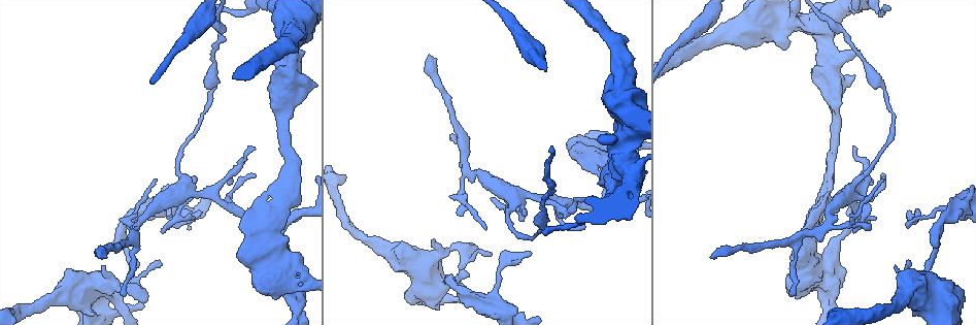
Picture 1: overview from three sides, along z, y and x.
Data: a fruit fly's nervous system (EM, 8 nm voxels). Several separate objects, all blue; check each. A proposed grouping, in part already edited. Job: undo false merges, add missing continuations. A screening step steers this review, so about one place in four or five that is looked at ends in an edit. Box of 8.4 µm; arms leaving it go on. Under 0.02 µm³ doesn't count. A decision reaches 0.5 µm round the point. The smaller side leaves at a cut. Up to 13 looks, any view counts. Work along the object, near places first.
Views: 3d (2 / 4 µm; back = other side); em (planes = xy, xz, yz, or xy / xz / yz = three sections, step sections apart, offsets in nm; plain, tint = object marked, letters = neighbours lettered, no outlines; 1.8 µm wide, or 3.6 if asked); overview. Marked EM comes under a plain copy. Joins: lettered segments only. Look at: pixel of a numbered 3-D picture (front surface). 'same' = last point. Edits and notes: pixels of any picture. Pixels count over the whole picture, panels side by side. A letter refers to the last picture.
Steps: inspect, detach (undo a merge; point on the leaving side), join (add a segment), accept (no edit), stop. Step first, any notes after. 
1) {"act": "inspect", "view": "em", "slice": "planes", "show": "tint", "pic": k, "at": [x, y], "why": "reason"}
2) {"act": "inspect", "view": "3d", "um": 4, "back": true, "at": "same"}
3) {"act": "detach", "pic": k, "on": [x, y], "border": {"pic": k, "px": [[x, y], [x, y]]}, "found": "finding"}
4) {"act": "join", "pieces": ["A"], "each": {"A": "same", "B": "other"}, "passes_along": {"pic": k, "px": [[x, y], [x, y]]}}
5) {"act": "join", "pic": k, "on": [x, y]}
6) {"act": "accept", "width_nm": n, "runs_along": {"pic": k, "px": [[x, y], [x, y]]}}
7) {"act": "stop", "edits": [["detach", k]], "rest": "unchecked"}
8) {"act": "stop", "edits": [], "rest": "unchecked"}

{"act": "inspect", "view": "3d", "um": 2, "back": true, "pic": 1, "at": [812, 22], "why": "four arms meet"}

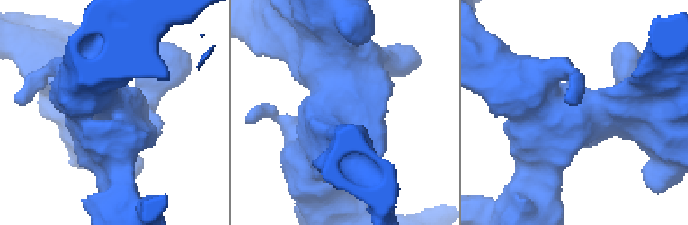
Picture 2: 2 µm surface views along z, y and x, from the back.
{"act": "inspect", "view": "em", "um": 3.6, "slice": "planes", "show": "letters", "pic": 2, "at": [347, 111]}

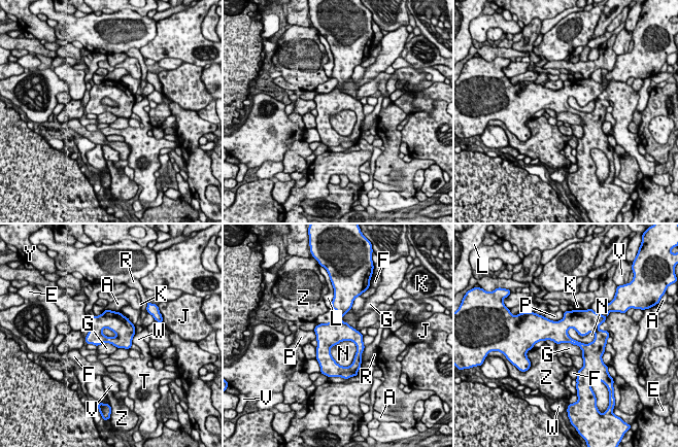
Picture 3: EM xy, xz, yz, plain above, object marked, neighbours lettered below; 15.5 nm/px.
{"act": "accept", "width_nm": 260, "each": {"A": "other", "E": "other", "F": "other", "G": "other", "J": "other", "K": "other", "L": "other", "N": "other", "P": "other", "R": "other", "T": "other", "V": "other", "W": "other", "Y": "other", "Z": "other"}, "border": {"pic": 3, "px": [[357, 345], [340, 341], [329, 349]]}, "found": "one neuron here"}

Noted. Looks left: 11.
{"act": "inspect", "view": "em", "slice": "planes", "show": "letters", "pic": 1, "at": [136, 226], "why": "side arm on a straight run"}

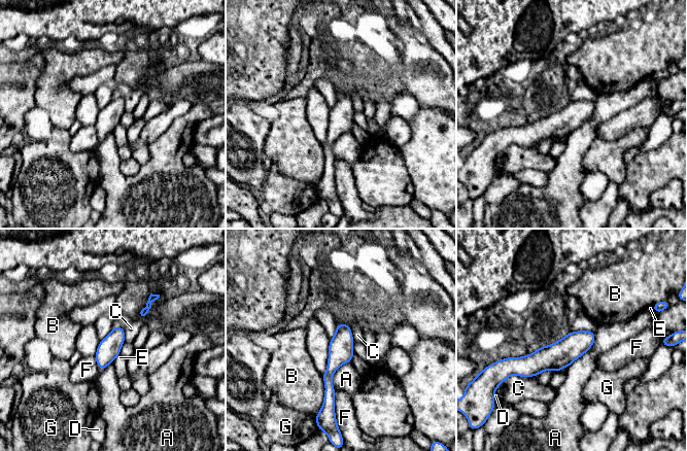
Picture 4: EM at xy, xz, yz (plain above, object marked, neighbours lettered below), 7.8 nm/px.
{"act": "accept", "width_nm": 180, "each": {"A": "other", "B": "other", "C": "other", "D": "other", "E": "other", "F": "other", "G": "other"}, "runs_along": {"pic": 4, "px": [[592, 334], [556, 356], [512, 359]]}, "found": "all the same neuron"}

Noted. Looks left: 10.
{"act": "inspect", "view": "em", "slice": "planes", "show": "tint", "pic": 1, "at": [934, 229], "why": "abrupt turn"}

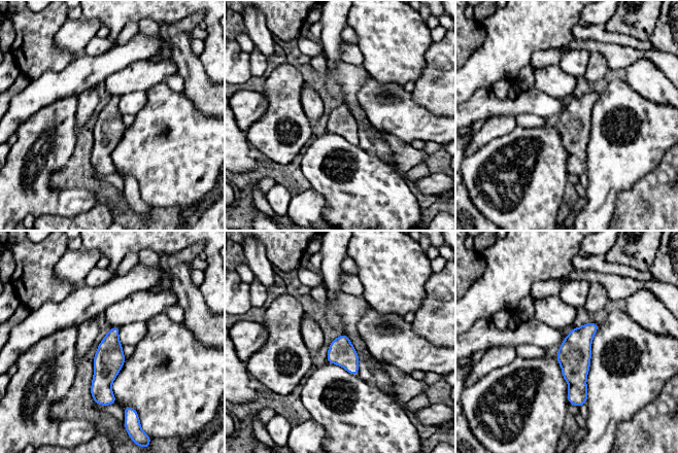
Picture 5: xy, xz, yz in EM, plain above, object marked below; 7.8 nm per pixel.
{"act": "inspect", "view": "em", "slice": "planes", "show": "letters", "at": "same"}

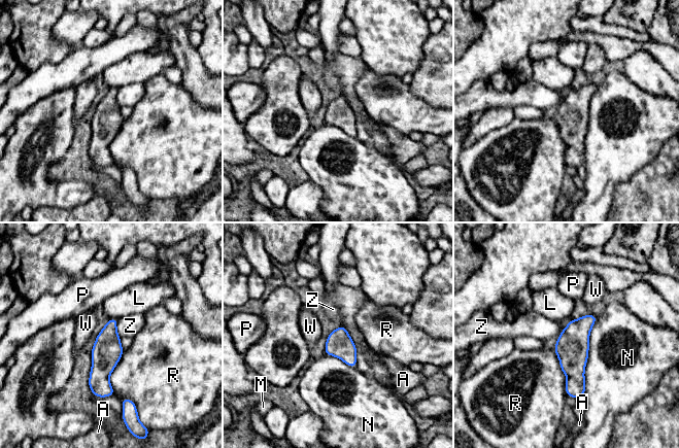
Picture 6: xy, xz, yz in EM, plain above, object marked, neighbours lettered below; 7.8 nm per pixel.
{"act": "accept", "each": {"A": "other", "L": "other", "M": "other", "N": "other", "P": "other", "R": "other", "W": "other", "Z": "other"}, "found": "continuous, no second neuron"}

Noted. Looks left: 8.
{"act": "inspect", "view": "em", "um": 3.6, "slice": "planes", "show": "tint", "pic": 1, "at": [818, 268], "why": "closes a loop"}

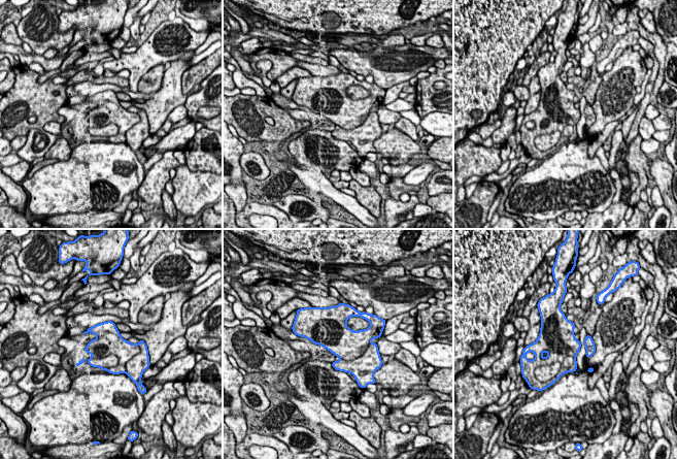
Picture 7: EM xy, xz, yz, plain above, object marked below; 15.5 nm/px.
{"act": "inspect", "view": "em", "um": 3.6, "slice": "planes", "show": "letters", "at": "same", "why": "what lies round it"}

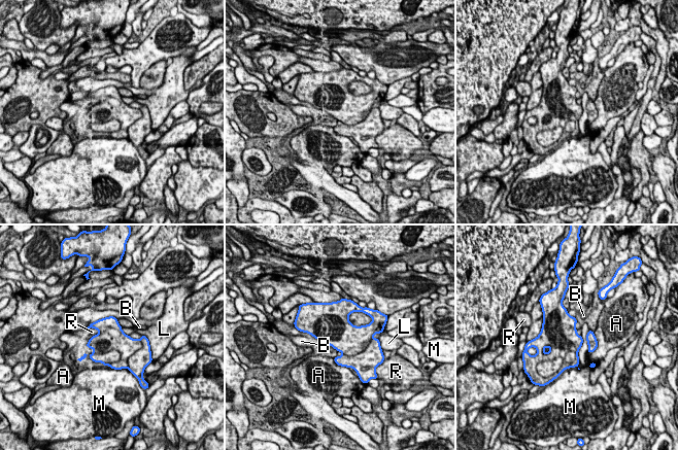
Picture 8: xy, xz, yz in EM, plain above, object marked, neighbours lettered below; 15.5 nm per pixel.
{"act": "detach", "pic": 8, "on": [110, 356], "each": {"A": "other", "B": "other", "L": "other", "M": "other", "R": "other"}, "border": {"pic": 8, "px": [[120, 353], [117, 360], [103, 362]]}, "found": "a second neuron is stuck on"}

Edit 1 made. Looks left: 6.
{"act": "stop", "edits": [["detach", 8]], "rest": "unchecked"}

